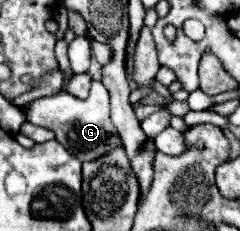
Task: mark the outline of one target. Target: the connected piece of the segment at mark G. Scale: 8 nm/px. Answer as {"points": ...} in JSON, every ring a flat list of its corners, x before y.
{"points":[[96,80,92,82,90,98,86,98,86,100,70,96,68,92,60,92,60,94,38,98,38,100,30,102,26,108,26,120,36,126,52,130,56,134,56,140,70,154,78,156,78,160,82,160,82,162,98,160,98,158,106,156,108,152,112,152,114,148,122,146,122,138,110,120,110,96,108,96,104,84,100,84]]}

